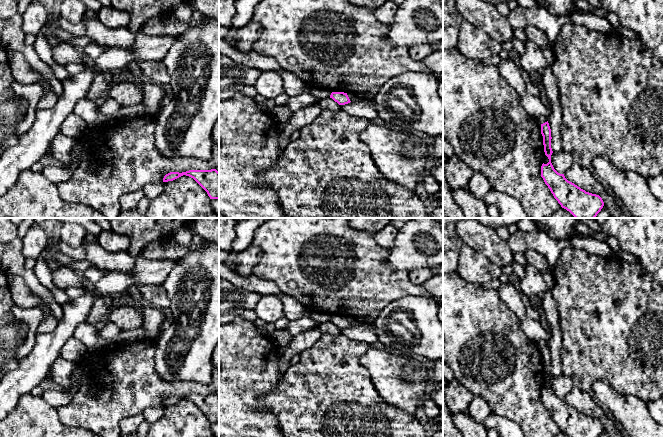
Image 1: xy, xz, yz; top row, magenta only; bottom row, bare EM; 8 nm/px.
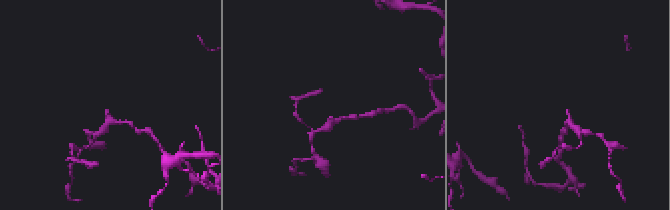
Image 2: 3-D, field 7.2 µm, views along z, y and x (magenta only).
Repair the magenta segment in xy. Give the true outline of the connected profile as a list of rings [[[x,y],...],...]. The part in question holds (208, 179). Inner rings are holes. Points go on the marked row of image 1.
[[[216,169],[170,172],[164,176],[163,182],[173,181],[183,175],[193,178],[207,192],[210,199],[219,199],[219,172]]]

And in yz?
[[[548,121],[541,124],[541,134],[545,155],[549,162],[542,164],[541,177],[550,189],[554,198],[562,208],[569,211],[575,218],[595,218],[604,206],[599,195],[586,192],[574,183],[568,181],[564,174],[558,173],[552,163],[551,129]]]

